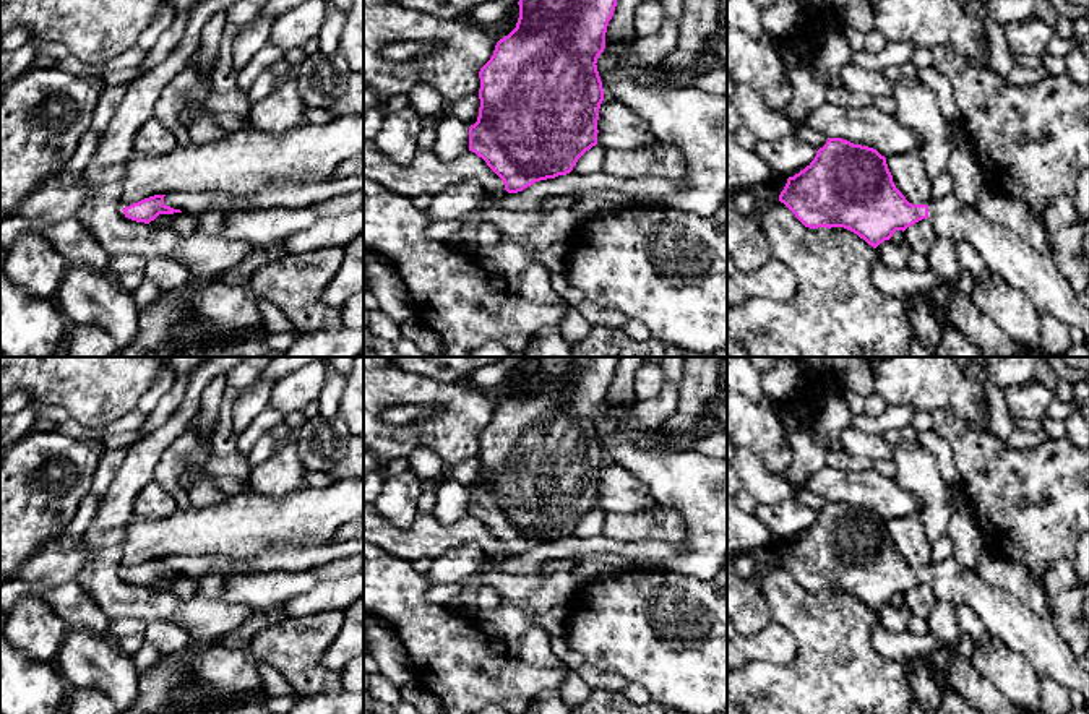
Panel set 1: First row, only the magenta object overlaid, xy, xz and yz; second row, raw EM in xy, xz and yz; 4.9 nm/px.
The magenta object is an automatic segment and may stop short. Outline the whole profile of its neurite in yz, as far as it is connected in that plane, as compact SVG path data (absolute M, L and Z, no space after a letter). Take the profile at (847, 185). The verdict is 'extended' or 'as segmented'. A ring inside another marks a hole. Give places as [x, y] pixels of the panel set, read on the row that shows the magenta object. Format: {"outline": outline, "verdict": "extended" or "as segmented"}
{"outline": "M828 138L826 144L816 151L815 159L803 170L787 178L779 201L805 227L844 227L873 248L889 240L896 230L904 232L915 222L928 219L940 239L949 239L954 243L969 242L992 273L1001 276L1006 284L1019 287L1039 312L1048 313L1068 326L1078 326L1089 346L1089 308L1079 300L1052 258L1022 242L1011 230L992 224L975 206L959 201L954 193L932 200L928 204L909 203L896 188L886 157L873 148L854 144L842 138Z", "verdict": "extended"}

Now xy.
{"outline": "M154 195L154 196L144 198L138 203L133 203L133 204L123 208L122 211L123 211L125 217L136 221L136 222L144 222L144 224L149 224L159 214L182 213L180 209L166 206L164 196L166 195Z", "verdict": "as segmented"}

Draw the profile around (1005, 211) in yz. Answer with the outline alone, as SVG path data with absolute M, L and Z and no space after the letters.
M985 183L979 191L975 208L992 224L1011 230L1042 255L1048 258L1053 255L1053 247L1040 216L1024 201L993 190Z

